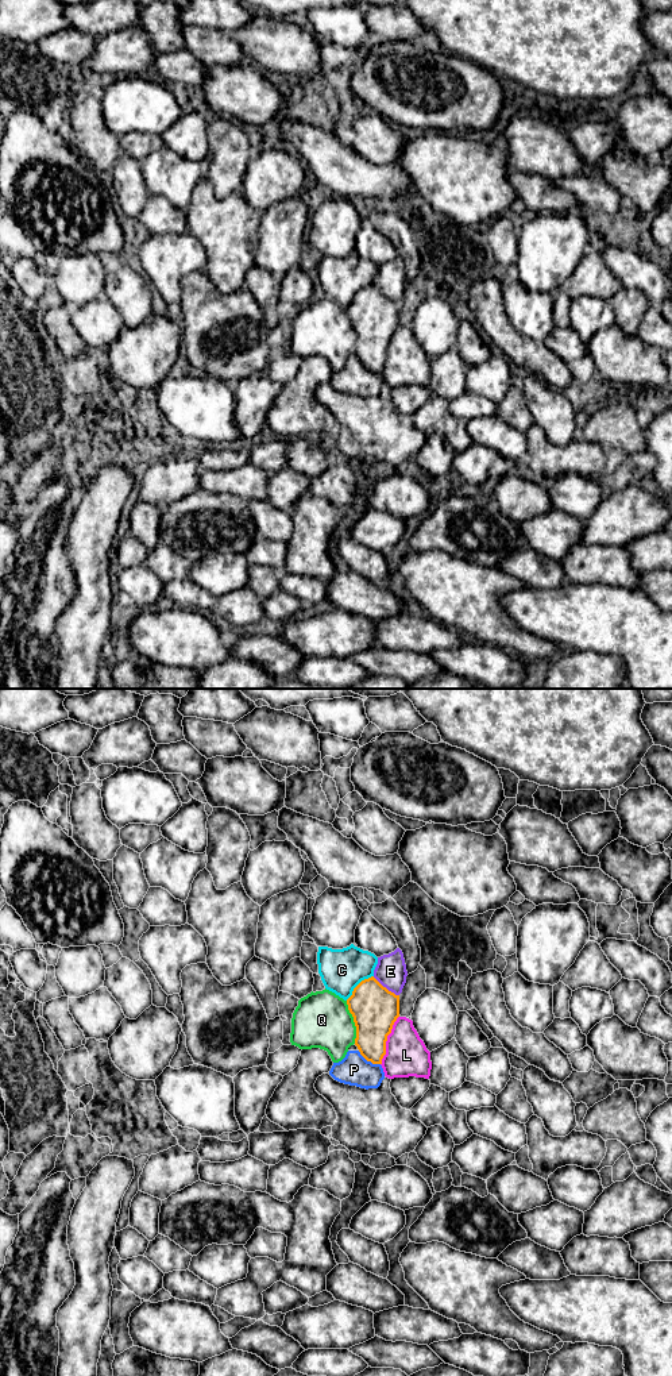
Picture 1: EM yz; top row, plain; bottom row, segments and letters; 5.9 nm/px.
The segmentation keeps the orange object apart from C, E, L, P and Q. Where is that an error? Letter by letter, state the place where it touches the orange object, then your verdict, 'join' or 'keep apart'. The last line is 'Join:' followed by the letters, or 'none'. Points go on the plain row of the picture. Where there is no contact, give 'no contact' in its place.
C: yz (358, 293) | keep apart
E: yz (385, 296) | keep apart
L: yz (386, 349) | keep apart
P: yz (369, 369) | join
Q: yz (354, 330) | keep apart
Join: P

